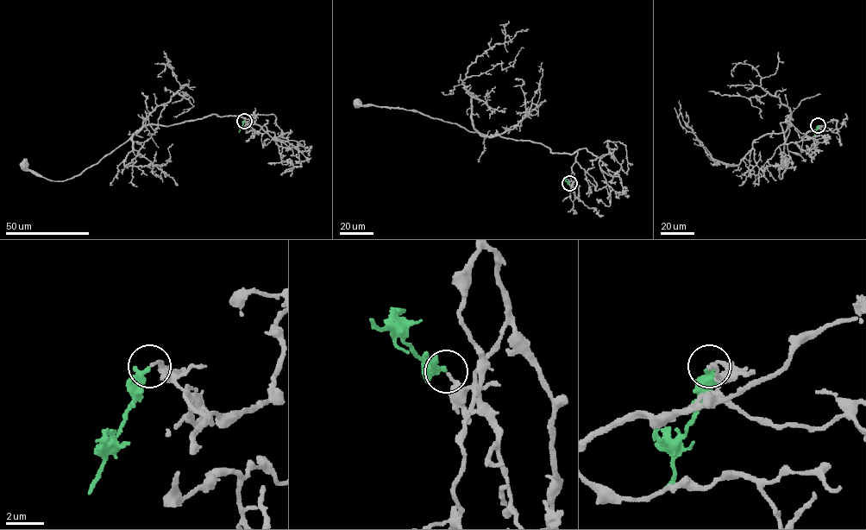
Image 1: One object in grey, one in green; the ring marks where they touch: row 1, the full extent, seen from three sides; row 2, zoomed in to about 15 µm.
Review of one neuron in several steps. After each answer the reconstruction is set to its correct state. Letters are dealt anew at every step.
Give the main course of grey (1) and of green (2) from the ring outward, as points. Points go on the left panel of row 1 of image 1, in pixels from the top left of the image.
1: (244, 121), (247, 129), (245, 117), (215, 114), (147, 124), (65, 180), (51, 180), (24, 166)
2: (244, 121), (239, 132)

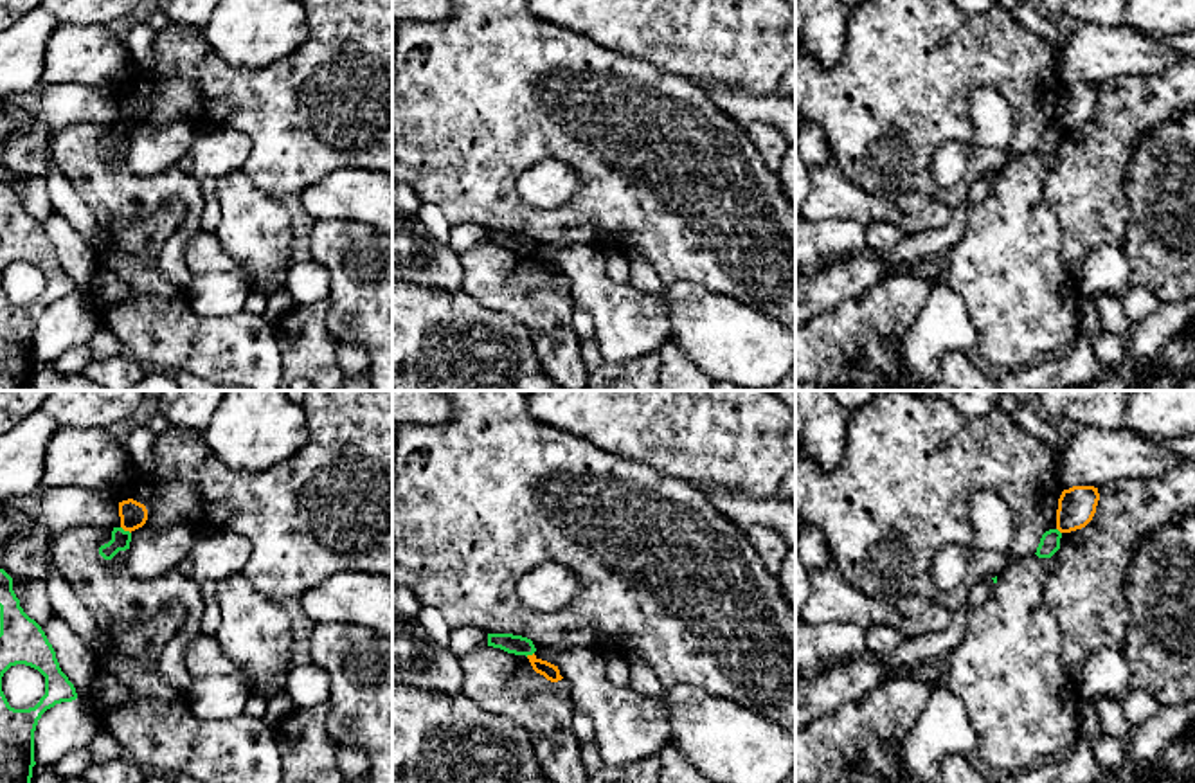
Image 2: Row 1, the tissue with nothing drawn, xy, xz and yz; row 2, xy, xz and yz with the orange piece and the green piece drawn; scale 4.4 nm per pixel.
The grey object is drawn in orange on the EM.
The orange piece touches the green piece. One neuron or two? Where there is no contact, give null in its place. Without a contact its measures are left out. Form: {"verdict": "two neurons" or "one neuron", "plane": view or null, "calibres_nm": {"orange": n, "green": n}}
{"verdict": "two neurons", "plane": "xy", "calibres_nm": {"orange": 120, "green": 90}}

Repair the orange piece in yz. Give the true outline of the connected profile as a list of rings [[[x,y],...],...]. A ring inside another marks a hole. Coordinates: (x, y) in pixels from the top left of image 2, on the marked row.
[[[1073,486],[1064,490],[1058,499],[1056,529],[1060,533],[1071,533],[1085,527],[1100,500],[1098,488],[1094,486]]]

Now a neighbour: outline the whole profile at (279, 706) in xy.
[[[279,691],[277,695],[268,698],[265,720],[275,727],[281,720],[293,713],[295,707],[297,706],[292,702],[292,698],[284,691]]]

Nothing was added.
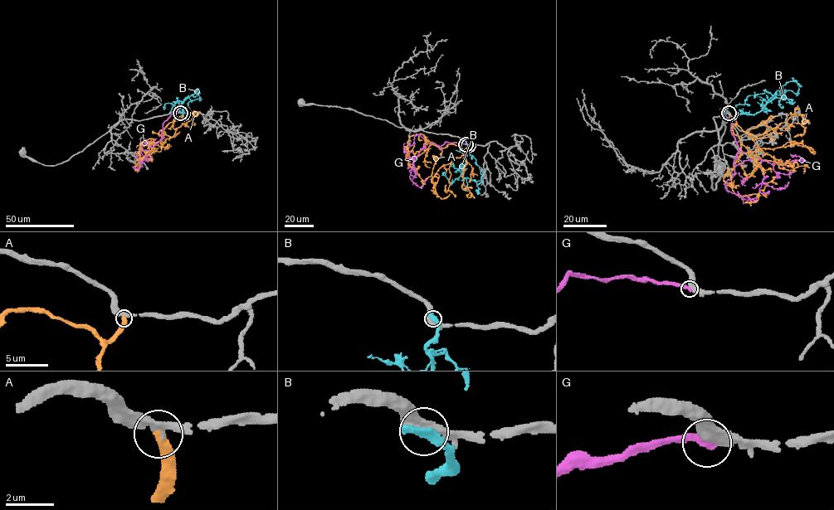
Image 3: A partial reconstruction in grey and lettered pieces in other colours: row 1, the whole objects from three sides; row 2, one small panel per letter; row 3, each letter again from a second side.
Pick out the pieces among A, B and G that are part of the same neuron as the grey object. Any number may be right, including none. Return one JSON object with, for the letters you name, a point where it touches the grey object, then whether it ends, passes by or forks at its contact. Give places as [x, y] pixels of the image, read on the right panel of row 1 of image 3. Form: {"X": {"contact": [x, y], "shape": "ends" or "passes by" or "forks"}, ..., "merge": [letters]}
{"A": {"contact": [730, 114], "shape": "ends"}, "merge": ["A"]}

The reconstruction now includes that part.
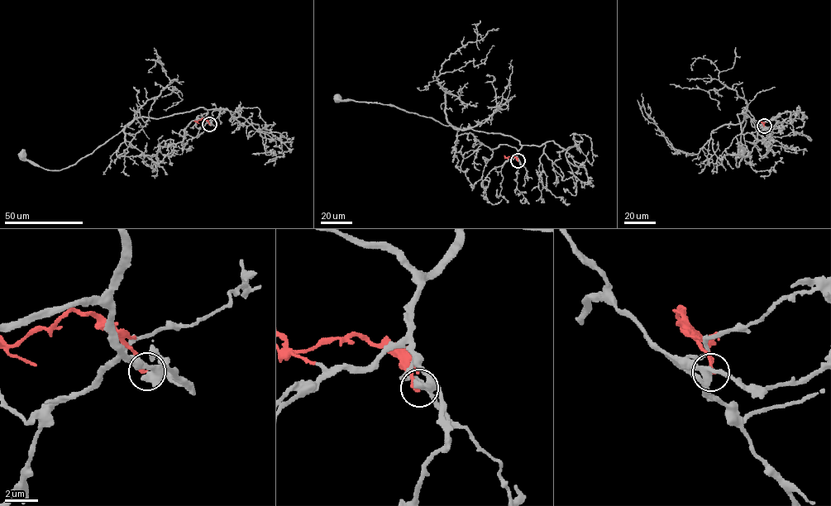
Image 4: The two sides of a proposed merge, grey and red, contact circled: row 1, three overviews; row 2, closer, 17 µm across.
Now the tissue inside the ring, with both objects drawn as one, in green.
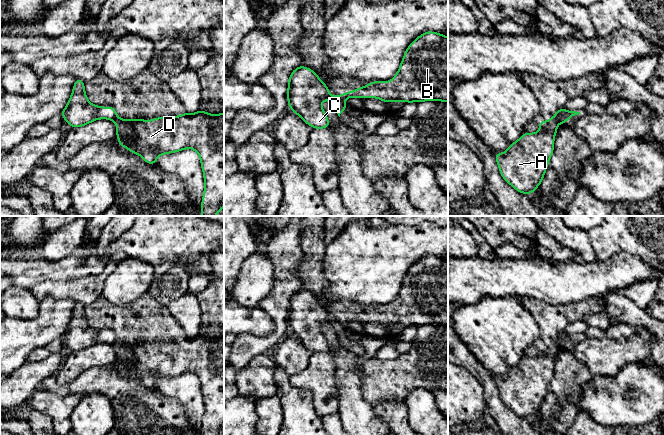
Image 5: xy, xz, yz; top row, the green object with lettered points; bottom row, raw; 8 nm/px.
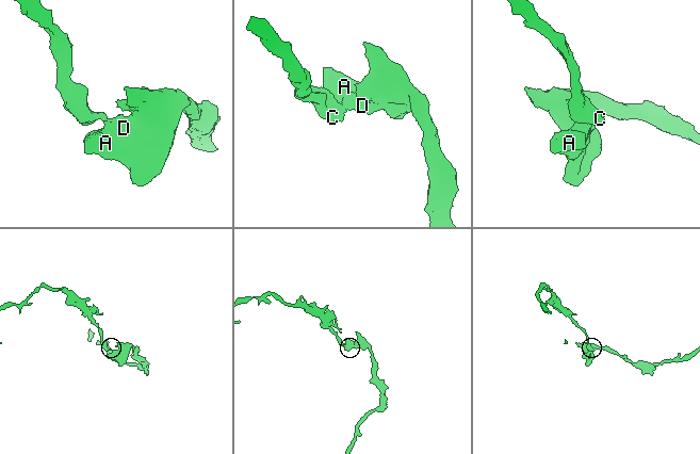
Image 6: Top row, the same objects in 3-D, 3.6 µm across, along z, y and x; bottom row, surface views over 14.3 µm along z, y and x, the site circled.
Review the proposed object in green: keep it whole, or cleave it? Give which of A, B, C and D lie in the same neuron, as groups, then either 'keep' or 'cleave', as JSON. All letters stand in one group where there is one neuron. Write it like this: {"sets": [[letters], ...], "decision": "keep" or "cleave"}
{"sets": [["A", "B", "D"], ["C"]], "decision": "cleave"}

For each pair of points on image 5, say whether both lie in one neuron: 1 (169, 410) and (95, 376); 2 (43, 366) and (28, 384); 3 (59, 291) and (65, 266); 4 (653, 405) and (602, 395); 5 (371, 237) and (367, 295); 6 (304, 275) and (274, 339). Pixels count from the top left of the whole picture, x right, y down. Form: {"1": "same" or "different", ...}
{"1": "same", "2": "same", "3": "different", "4": "same", "5": "same", "6": "different"}

